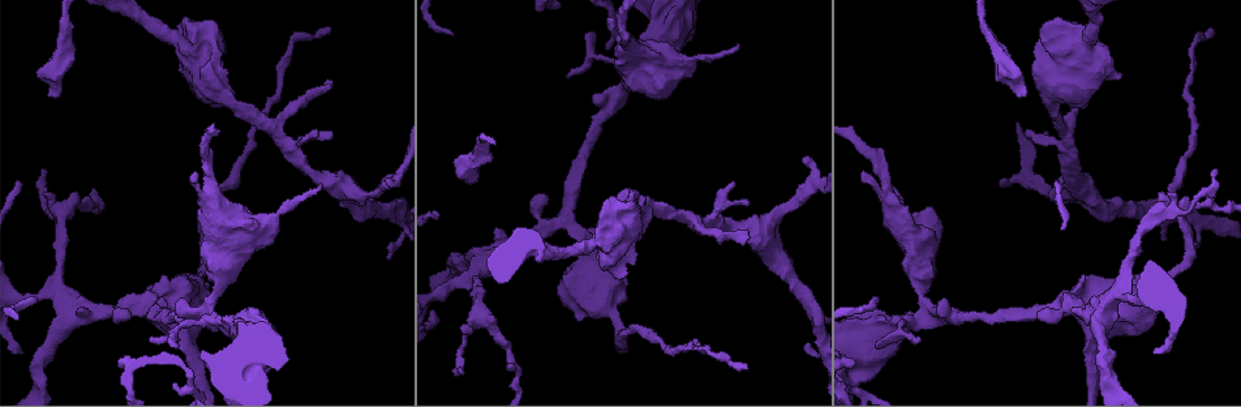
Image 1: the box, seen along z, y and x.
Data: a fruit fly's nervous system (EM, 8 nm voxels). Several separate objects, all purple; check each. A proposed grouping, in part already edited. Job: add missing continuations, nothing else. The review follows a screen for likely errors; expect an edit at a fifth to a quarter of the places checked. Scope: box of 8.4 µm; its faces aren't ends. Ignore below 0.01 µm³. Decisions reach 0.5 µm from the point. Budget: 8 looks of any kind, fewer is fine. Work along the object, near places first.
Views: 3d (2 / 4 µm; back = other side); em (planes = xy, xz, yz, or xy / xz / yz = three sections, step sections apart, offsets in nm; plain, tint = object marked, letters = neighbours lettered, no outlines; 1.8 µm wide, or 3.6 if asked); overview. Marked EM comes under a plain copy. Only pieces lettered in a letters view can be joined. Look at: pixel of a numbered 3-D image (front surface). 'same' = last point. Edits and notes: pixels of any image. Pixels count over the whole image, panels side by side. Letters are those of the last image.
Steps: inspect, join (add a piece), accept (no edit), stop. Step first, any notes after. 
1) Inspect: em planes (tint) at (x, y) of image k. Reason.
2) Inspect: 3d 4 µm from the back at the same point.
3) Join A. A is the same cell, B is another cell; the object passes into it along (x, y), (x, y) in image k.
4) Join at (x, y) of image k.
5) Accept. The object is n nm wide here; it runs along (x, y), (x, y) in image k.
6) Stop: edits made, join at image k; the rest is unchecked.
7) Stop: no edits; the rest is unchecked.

Inspect: 3d 2 µm at (326, 26) of image 1. Branch stops here.

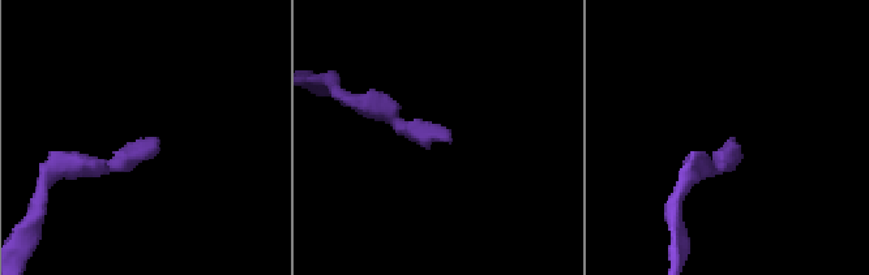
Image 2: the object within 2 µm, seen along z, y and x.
Inspect: em xy step 16 (tint) at (448, 138) of image 2.

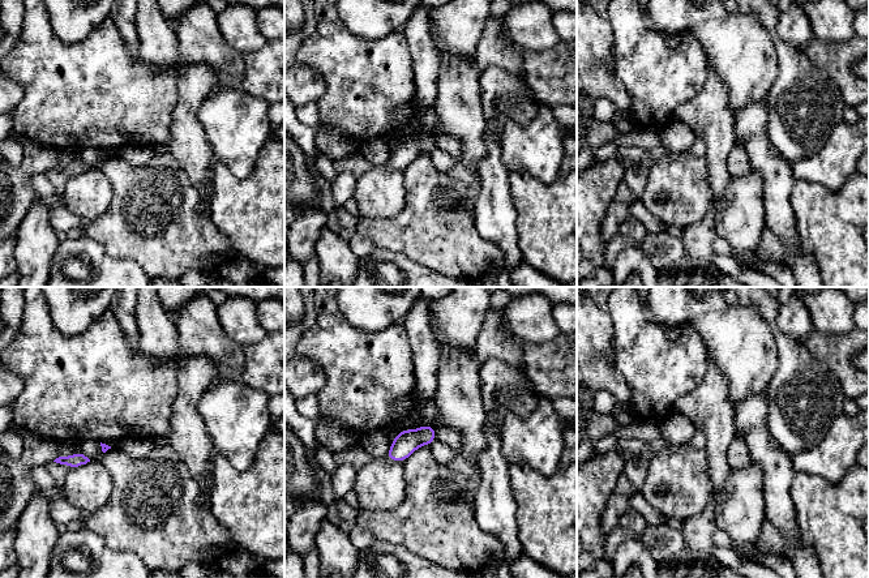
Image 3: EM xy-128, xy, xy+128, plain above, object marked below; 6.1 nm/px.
Inspect: em planes (letters) at the same point.

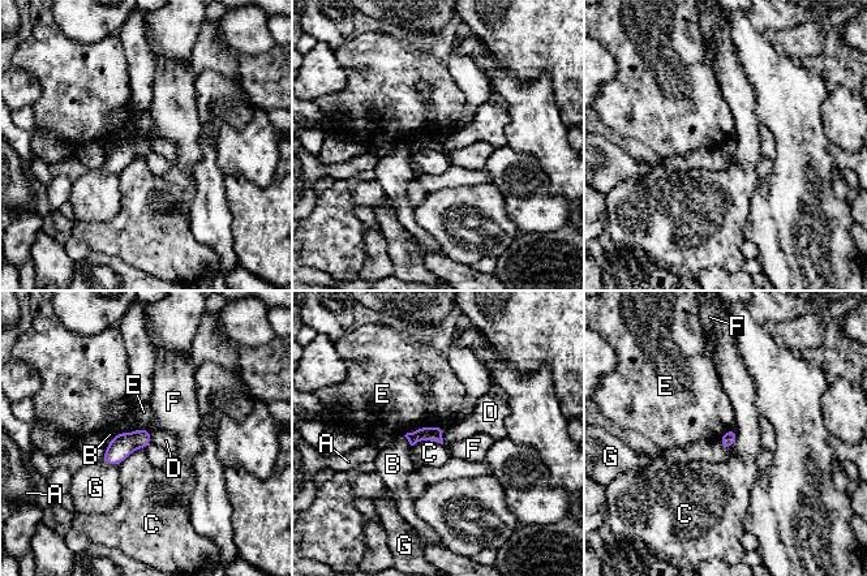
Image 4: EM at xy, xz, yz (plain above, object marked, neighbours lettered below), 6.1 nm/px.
Accept. A, B, C, D, E, F and G are other cells; no lettered piece goes on from it.

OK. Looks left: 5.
Inspect: 3d 4 µm at (749, 238) of image 1. Thin end.

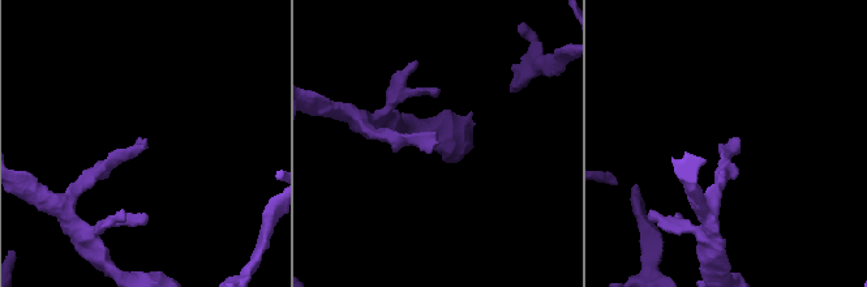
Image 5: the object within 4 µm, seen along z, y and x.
Inspect: em xz step 8 (letters) at (730, 140) of image 5.

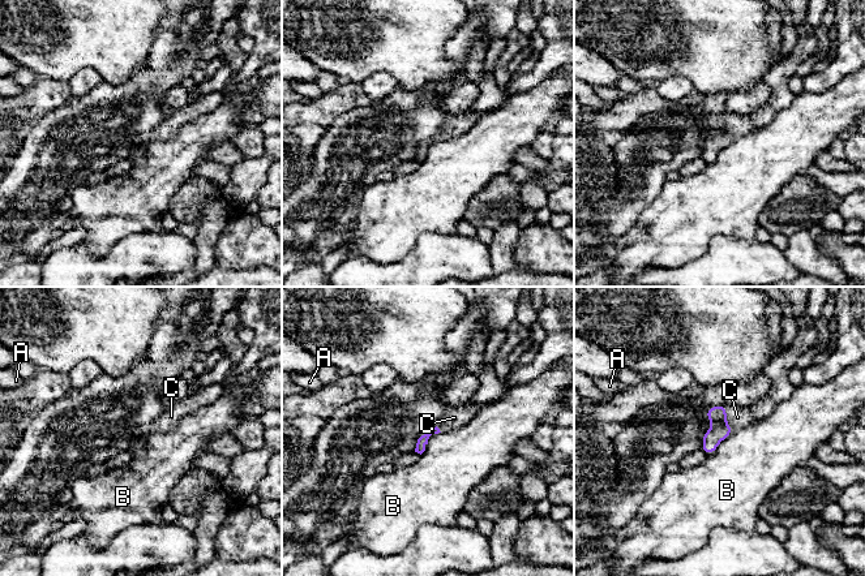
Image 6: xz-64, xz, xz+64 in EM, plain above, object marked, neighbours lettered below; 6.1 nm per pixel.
Inspect: em planes (letters) at the same point.

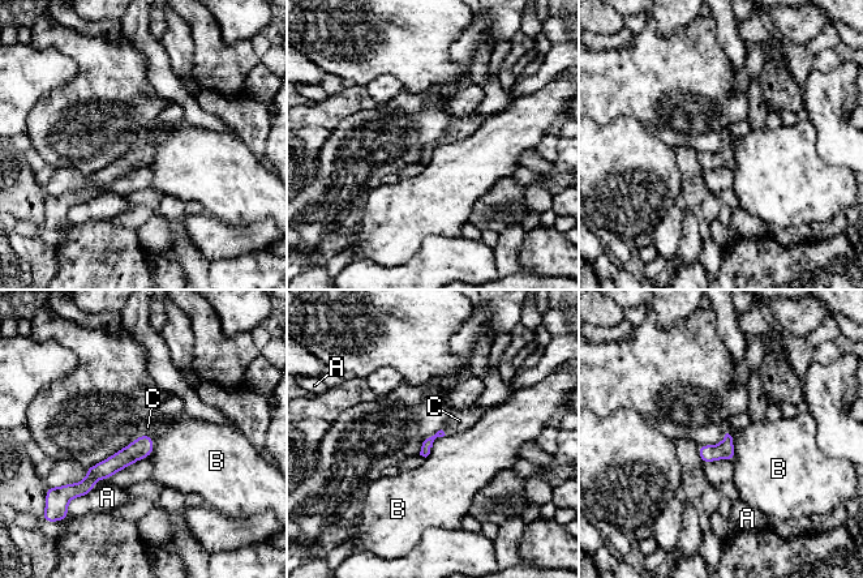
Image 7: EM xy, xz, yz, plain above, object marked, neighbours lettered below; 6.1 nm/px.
Join at (459, 420) of image 7. C is the same cell, A and B are other cells; the object passes into it along (426, 446), (443, 432), (459, 420) in image 7; the cell continues.

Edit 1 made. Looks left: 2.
Inspect: em planes (letters) at (914, 319) of image 1. Four or more arms meet.

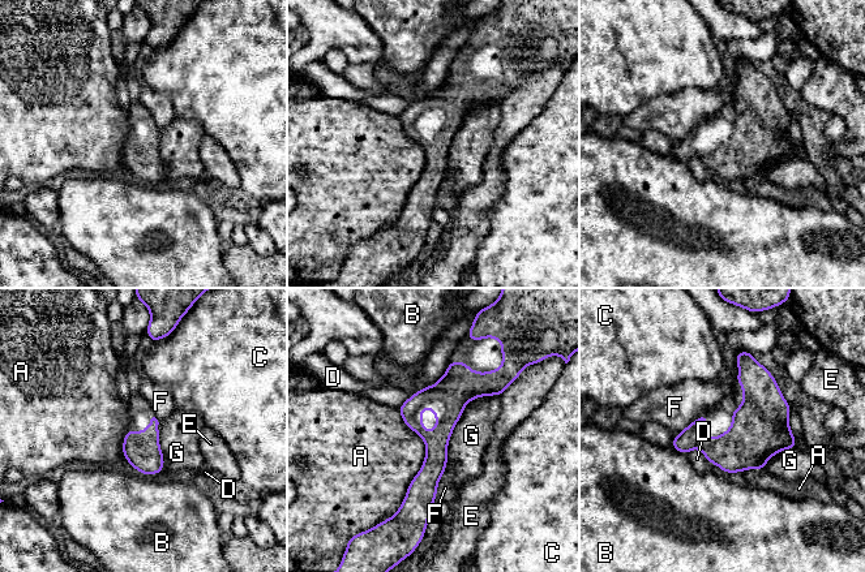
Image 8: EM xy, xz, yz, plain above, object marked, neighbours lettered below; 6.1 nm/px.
Accept. The object is 160 nm wide here; A, B, C, D, E, F and G are other cells; it runs along (463, 365), (427, 478), (427, 512) in image 8; no lettered piece goes on from it.

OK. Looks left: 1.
Stop: edits made, join at image 7; the rest is unchecked.

